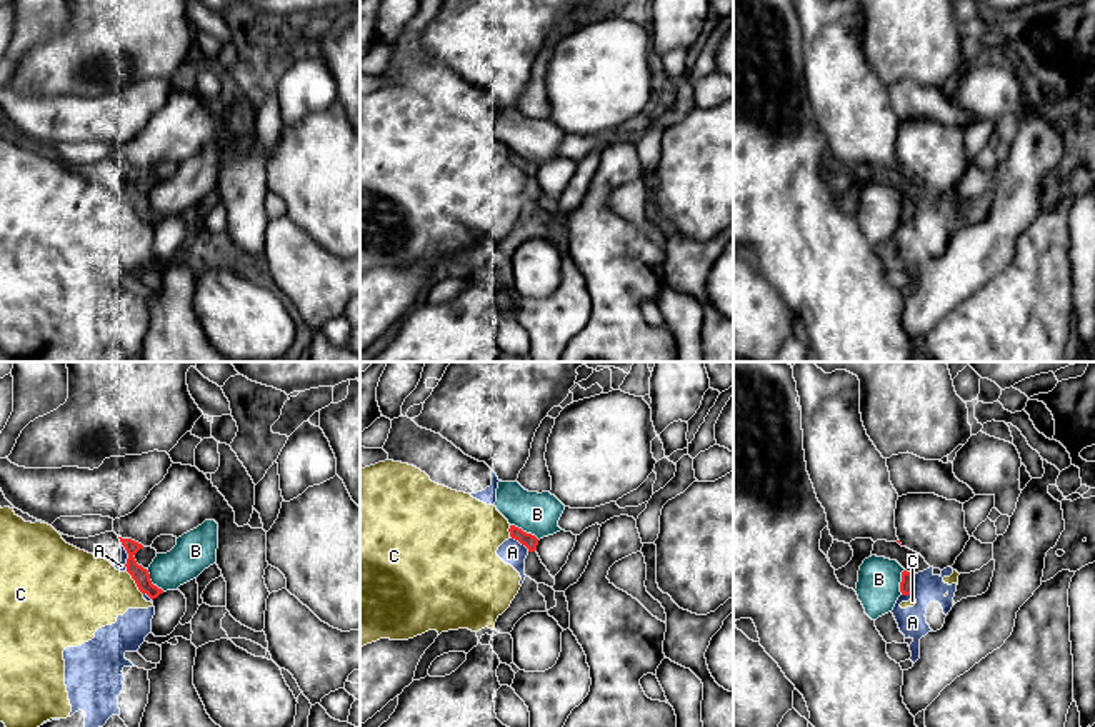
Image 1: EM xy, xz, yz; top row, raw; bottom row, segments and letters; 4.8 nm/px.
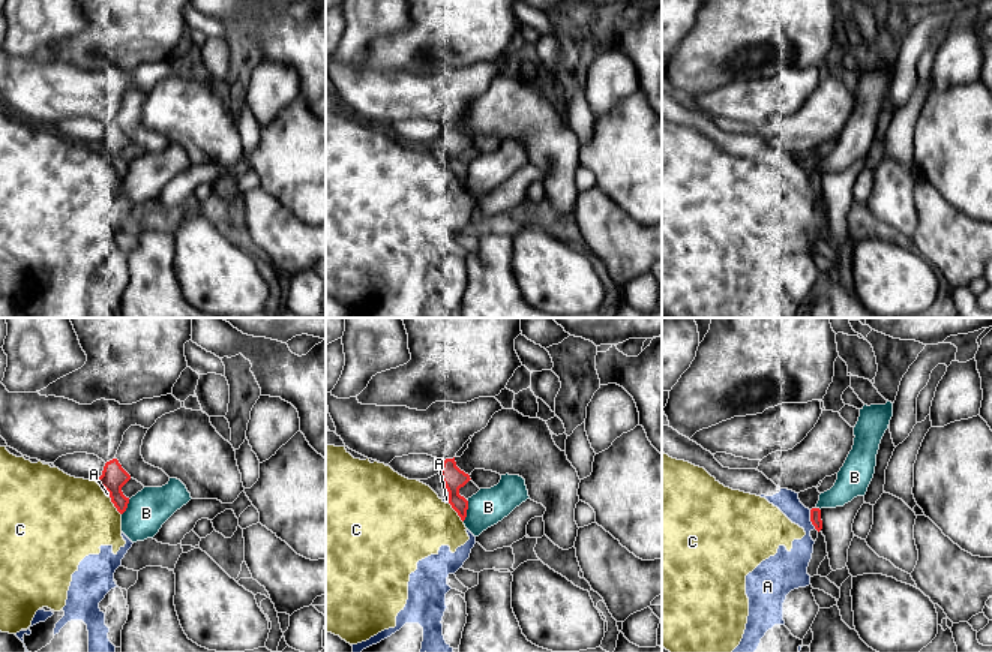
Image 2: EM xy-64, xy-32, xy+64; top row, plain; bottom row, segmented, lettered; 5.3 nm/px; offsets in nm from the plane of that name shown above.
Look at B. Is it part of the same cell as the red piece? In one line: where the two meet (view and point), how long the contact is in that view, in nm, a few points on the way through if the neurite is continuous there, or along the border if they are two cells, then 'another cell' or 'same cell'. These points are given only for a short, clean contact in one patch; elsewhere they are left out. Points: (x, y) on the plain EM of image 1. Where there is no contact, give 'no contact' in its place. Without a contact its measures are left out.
contact xz (525, 159); length 160 nm; way xz (529, 167), (525, 159), (529, 149), (537, 140); same cell

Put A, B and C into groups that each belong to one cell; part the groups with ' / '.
A / B / C

